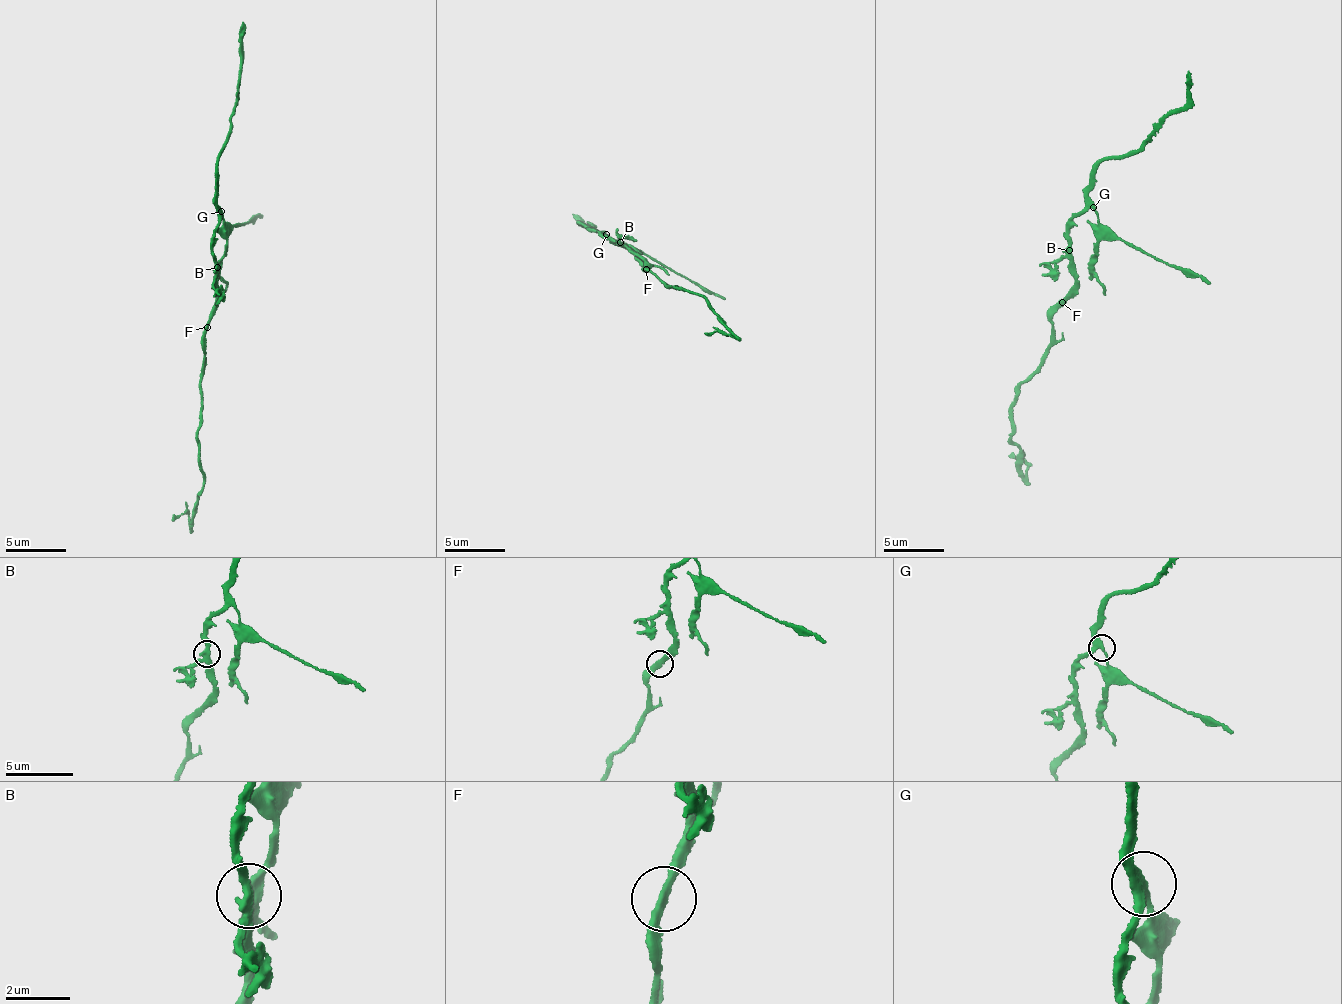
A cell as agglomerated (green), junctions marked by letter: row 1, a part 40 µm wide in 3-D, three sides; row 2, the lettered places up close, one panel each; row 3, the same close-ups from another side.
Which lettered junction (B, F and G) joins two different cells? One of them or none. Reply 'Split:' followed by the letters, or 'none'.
Split: G

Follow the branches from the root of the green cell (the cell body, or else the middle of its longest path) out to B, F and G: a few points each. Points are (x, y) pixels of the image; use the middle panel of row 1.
B: (638, 257), (620, 242)
F: (638, 257), (650, 265), (646, 269)
G: (638, 257), (601, 234), (603, 231), (606, 235)

